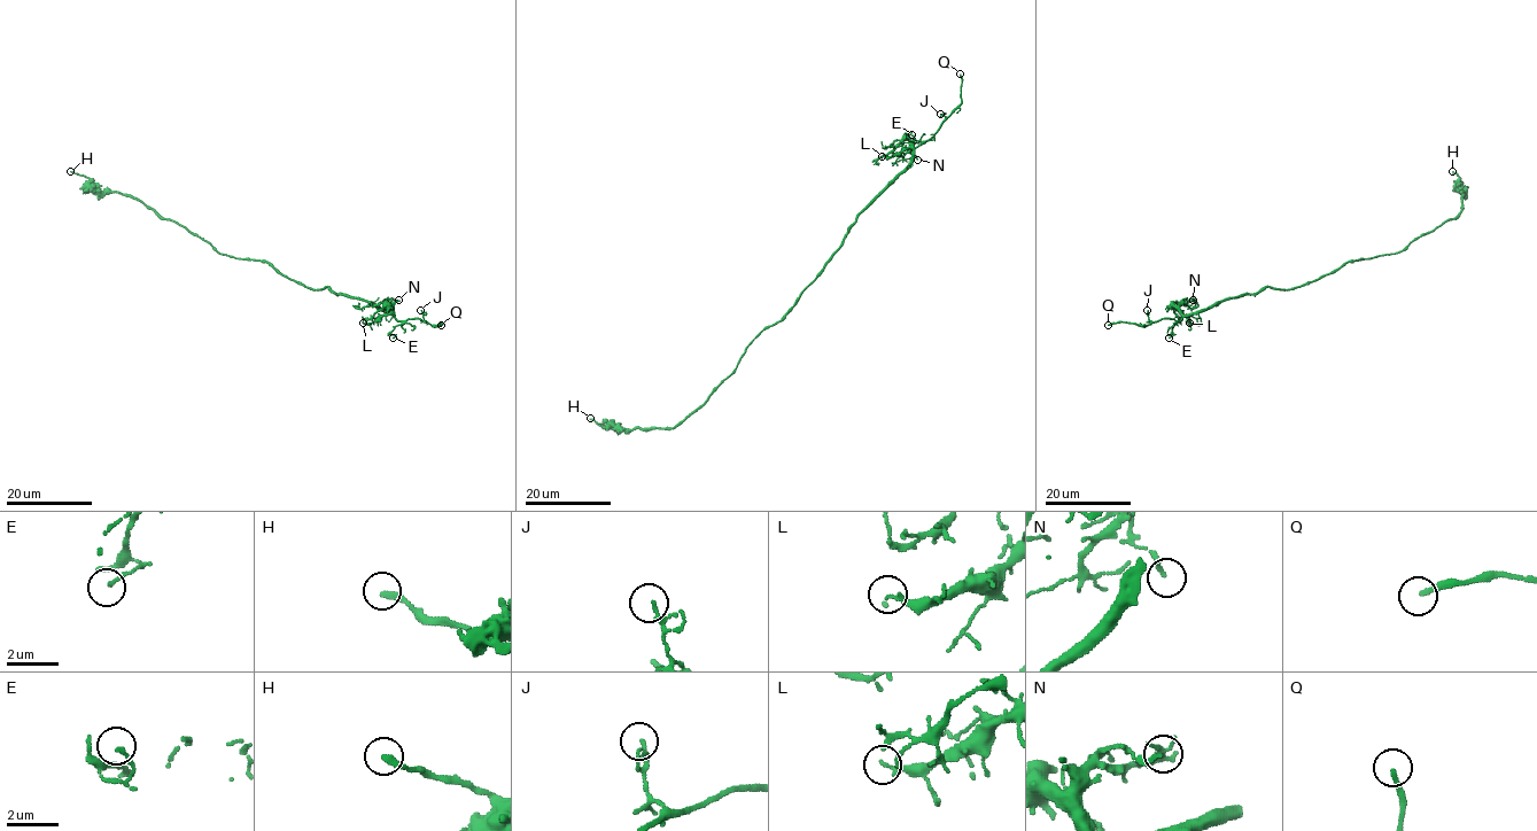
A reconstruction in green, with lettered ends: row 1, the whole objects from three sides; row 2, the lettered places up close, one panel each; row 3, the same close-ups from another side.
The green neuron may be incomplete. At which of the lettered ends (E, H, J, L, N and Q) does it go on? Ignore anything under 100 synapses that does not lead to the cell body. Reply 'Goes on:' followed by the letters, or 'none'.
Goes on: Q

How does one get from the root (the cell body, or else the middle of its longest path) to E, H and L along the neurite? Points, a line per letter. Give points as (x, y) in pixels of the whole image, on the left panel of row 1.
E: (279, 273), (310, 289), (327, 287), (386, 309), (401, 321), (390, 333), (393, 338)
H: (279, 273), (266, 262), (219, 254), (140, 201), (117, 192), (102, 192), (87, 178), (70, 171)
L: (279, 273), (310, 289), (327, 287), (335, 293), (371, 302), (394, 315), (363, 323)

